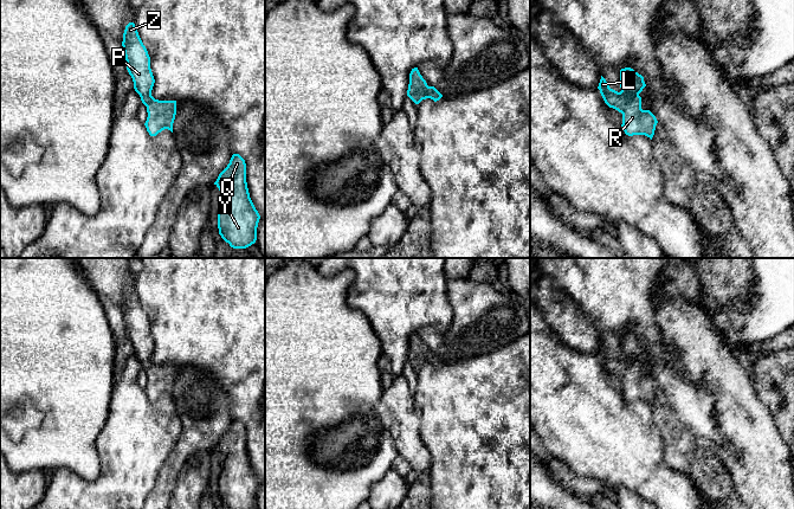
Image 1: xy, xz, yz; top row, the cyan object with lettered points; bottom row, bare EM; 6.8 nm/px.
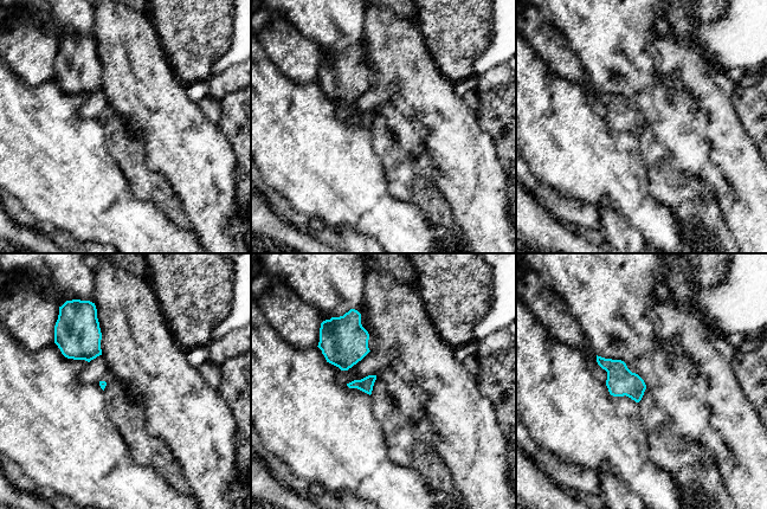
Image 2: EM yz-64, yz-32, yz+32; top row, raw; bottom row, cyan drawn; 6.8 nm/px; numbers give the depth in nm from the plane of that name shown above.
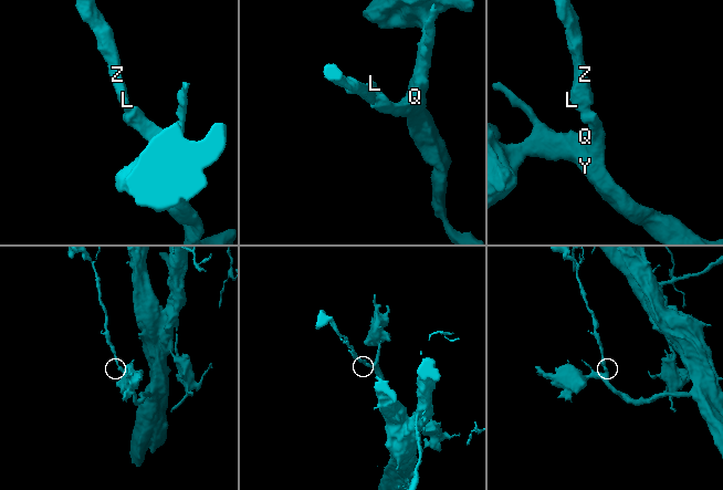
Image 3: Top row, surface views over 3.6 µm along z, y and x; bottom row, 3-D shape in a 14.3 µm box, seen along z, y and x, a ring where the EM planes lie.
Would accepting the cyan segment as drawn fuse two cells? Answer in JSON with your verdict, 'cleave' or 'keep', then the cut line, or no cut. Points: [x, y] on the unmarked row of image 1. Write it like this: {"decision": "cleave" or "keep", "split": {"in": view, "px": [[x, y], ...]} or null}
{"decision": "keep", "split": null}

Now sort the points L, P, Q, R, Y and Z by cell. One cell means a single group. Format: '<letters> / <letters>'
L P Q R Y Z

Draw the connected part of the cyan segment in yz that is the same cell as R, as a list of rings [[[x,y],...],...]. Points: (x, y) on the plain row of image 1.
[[[625,333],[620,335],[620,357],[611,354],[602,341],[598,354],[605,368],[622,379],[621,392],[626,400],[645,400],[652,405],[658,386],[650,375],[641,374],[639,359],[645,352],[641,340]]]

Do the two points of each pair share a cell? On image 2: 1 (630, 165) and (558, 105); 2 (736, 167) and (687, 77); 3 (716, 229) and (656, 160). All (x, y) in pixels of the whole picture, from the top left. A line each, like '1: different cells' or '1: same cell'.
1: same cell
2: same cell
3: same cell

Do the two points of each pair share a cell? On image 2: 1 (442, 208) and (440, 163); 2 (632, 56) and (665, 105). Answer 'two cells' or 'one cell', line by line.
1: two cells
2: one cell

